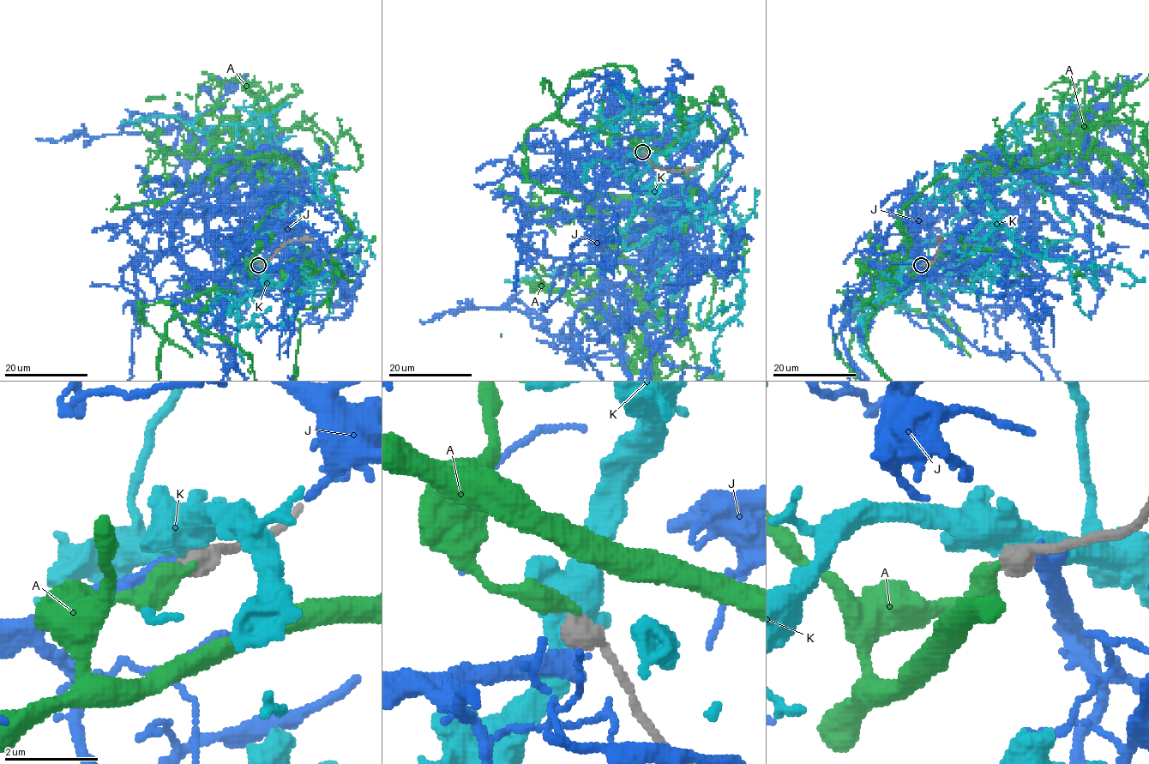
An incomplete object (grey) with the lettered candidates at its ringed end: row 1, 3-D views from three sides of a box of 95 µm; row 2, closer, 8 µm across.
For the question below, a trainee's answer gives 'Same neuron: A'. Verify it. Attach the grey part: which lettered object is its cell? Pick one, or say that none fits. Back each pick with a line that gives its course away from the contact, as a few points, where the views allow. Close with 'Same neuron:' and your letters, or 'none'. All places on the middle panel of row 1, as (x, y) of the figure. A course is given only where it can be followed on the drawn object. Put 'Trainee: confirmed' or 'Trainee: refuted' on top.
Trainee: confirmed
Same neuron: A

